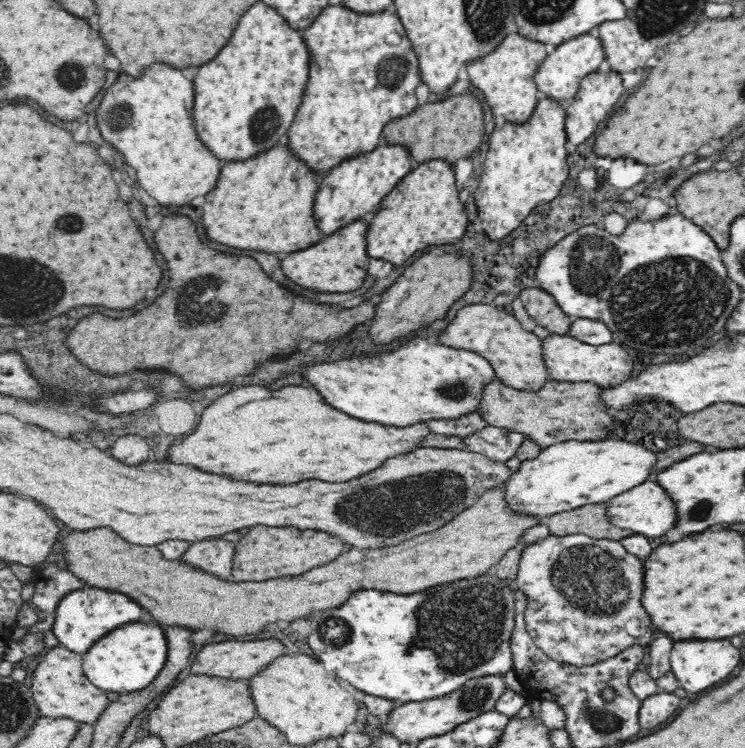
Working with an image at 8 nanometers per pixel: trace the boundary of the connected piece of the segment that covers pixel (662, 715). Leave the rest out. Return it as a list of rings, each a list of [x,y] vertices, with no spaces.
[[[663,691],[644,698],[638,708],[638,726],[646,730],[662,724],[678,710],[680,699],[673,692]]]

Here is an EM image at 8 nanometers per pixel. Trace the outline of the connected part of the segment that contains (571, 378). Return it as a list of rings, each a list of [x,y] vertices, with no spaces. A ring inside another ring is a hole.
[[[548,333],[541,339],[541,355],[549,379],[570,383],[591,383],[599,389],[612,388],[628,380],[628,376],[632,376],[632,366],[634,366],[624,346],[614,341],[610,344],[586,344],[569,333]]]

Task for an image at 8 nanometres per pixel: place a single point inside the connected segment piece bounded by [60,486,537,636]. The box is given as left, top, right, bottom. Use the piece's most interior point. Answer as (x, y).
(173, 592)

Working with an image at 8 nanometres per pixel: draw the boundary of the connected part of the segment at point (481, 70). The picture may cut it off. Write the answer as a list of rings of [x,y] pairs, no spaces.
[[[512,32],[492,52],[468,60],[466,65],[469,80],[482,90],[495,116],[502,114],[507,120],[522,124],[532,114],[536,102],[542,96],[535,83],[535,74],[546,56],[544,42],[532,40],[520,32]]]

